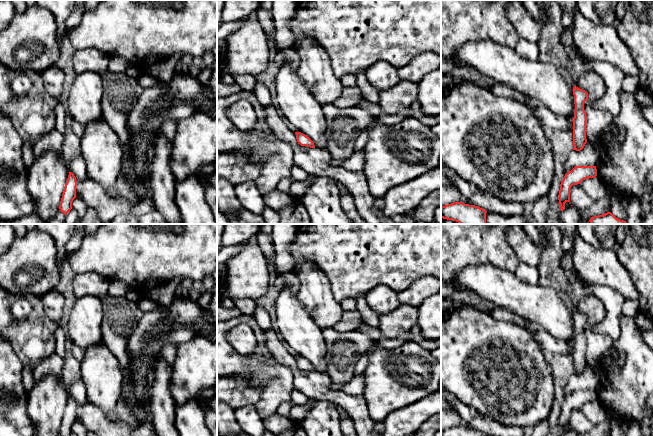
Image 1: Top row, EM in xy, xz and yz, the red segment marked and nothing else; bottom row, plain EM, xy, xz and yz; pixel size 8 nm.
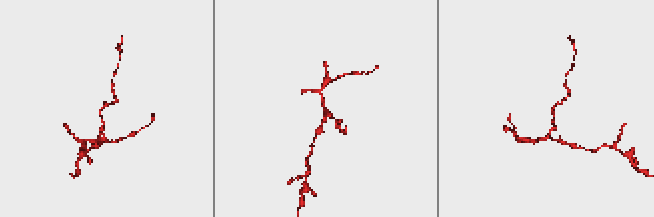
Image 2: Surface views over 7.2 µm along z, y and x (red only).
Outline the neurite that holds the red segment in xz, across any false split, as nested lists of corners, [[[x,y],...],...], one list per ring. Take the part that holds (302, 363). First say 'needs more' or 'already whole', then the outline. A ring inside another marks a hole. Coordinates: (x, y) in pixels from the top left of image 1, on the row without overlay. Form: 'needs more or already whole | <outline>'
already whole | [[[295,356],[296,358],[296,363],[297,366],[301,369],[301,370],[306,370],[306,371],[310,371],[310,372],[315,372],[315,369],[313,367],[313,365],[306,360],[305,358],[301,357],[301,356]]]

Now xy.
already whole | [[[69,396],[60,425],[59,433],[61,436],[70,436],[70,434],[72,433],[72,426],[76,422],[76,411],[76,401],[72,396]]]

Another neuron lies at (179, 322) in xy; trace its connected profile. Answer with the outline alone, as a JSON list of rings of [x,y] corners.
[[[174,293],[169,306],[160,305],[155,311],[145,312],[128,339],[131,357],[131,390],[128,399],[133,403],[133,414],[143,425],[150,420],[147,408],[147,382],[164,345],[180,345],[195,335],[206,335],[217,341],[217,328],[203,316],[203,308],[192,297]]]

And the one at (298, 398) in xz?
[[[295,388],[291,390],[290,397],[292,403],[297,406],[305,406],[309,401],[309,398],[305,394]]]

